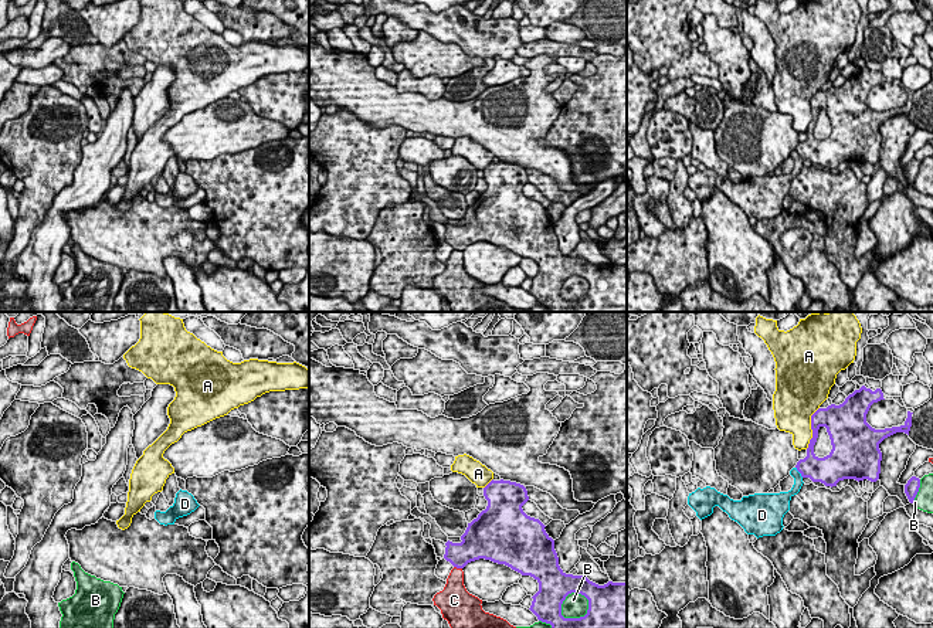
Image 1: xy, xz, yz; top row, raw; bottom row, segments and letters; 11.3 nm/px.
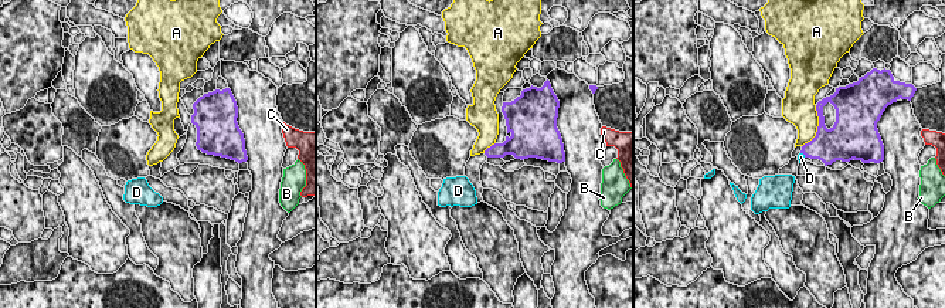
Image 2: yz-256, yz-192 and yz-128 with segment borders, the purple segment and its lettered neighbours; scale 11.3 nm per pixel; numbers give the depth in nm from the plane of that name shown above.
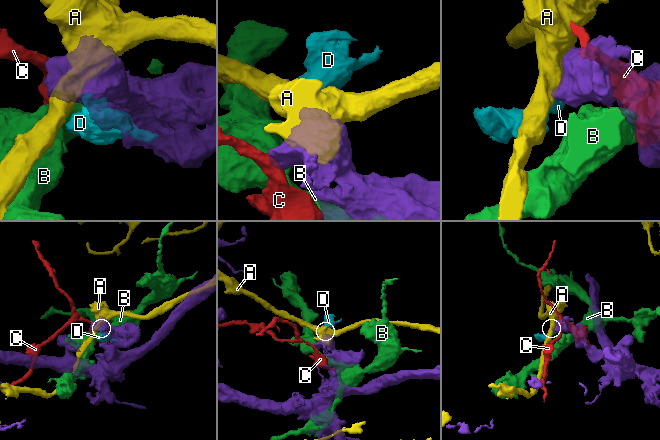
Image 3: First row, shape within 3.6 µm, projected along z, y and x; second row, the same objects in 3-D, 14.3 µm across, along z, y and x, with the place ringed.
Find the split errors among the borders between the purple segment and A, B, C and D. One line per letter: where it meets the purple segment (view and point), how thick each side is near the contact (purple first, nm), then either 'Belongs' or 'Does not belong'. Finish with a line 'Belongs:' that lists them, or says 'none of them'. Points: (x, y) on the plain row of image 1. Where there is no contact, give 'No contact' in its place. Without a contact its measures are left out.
A: Touches purple at yz (811, 111). Thickness 240 nm (purple) against 380 nm. Does not belong
B: Touches purple at xz (580, 299). Thickness 460 nm (purple) against 280 nm. Does not belong
C: Touches purple at xz (458, 250). Thickness 280 nm (purple) against 240 nm. Does not belong
D: Touches purple at yz (799, 153). Thickness 280 nm (purple) against 100 nm. Does not belong
Belongs: none of them

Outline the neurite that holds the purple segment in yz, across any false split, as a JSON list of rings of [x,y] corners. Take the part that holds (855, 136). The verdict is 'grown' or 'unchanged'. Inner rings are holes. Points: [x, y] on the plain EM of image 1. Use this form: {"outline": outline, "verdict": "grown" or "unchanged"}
{"outline": [[[862,68],[842,86],[818,91],[811,98],[812,120],[807,139],[795,147],[801,159],[831,170],[844,162],[876,164],[882,143],[879,126],[896,115],[909,118],[913,96],[907,94],[907,101],[900,109],[875,112],[866,105],[866,96],[871,88],[881,82],[885,82],[881,71],[872,74]],[[821,109],[827,111],[832,128],[831,135],[824,140],[814,136]]], "verdict": "unchanged"}

